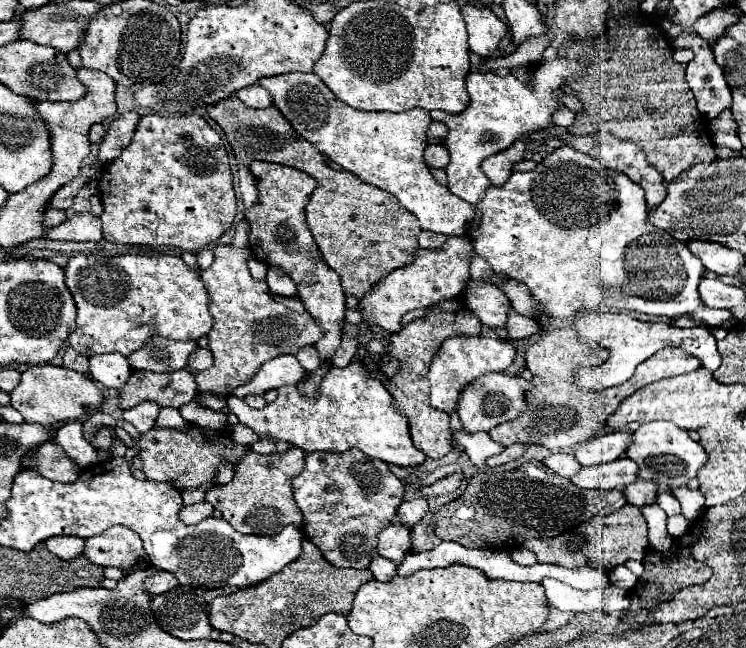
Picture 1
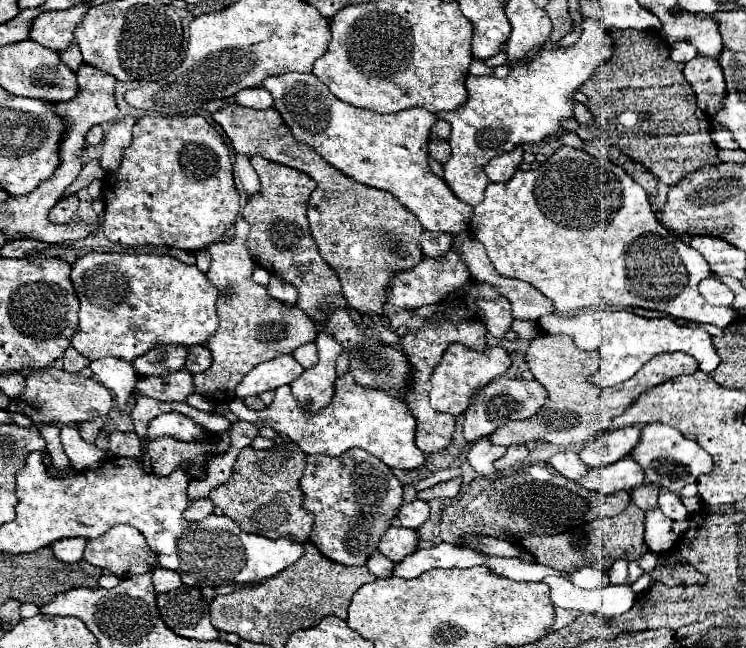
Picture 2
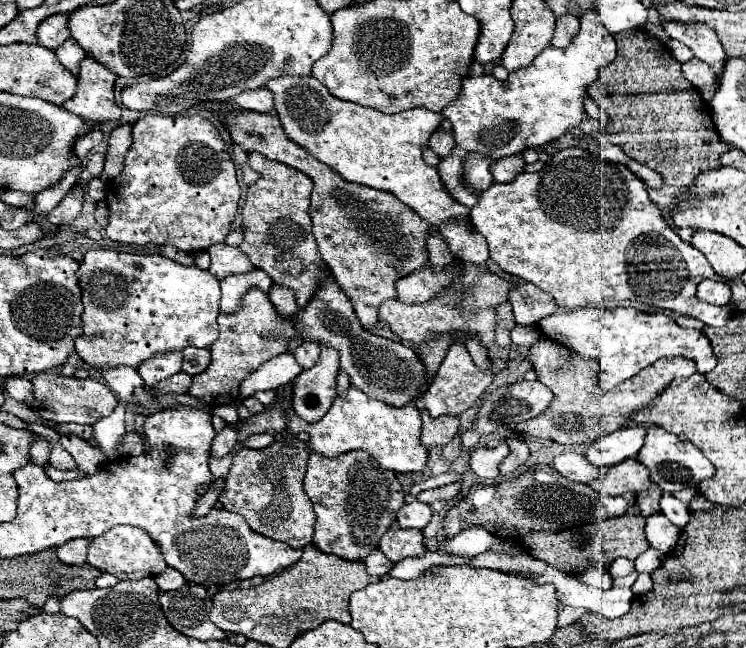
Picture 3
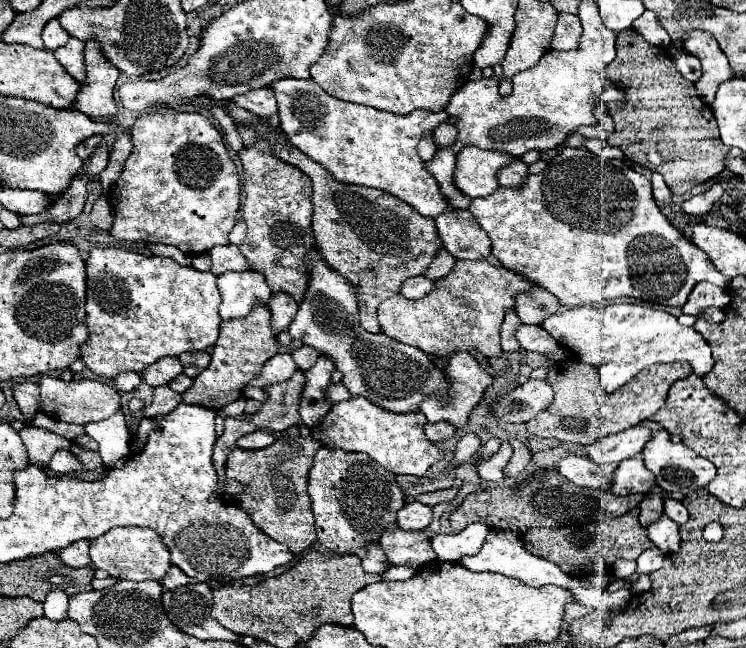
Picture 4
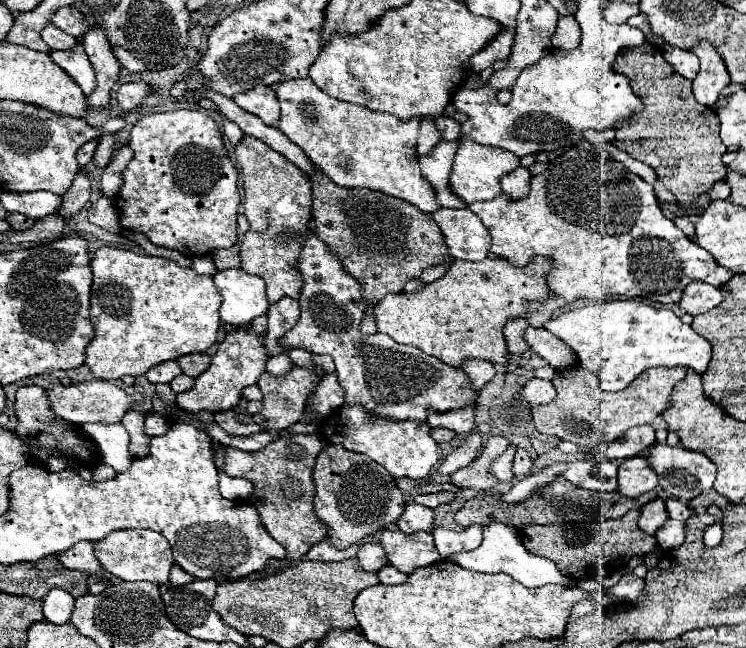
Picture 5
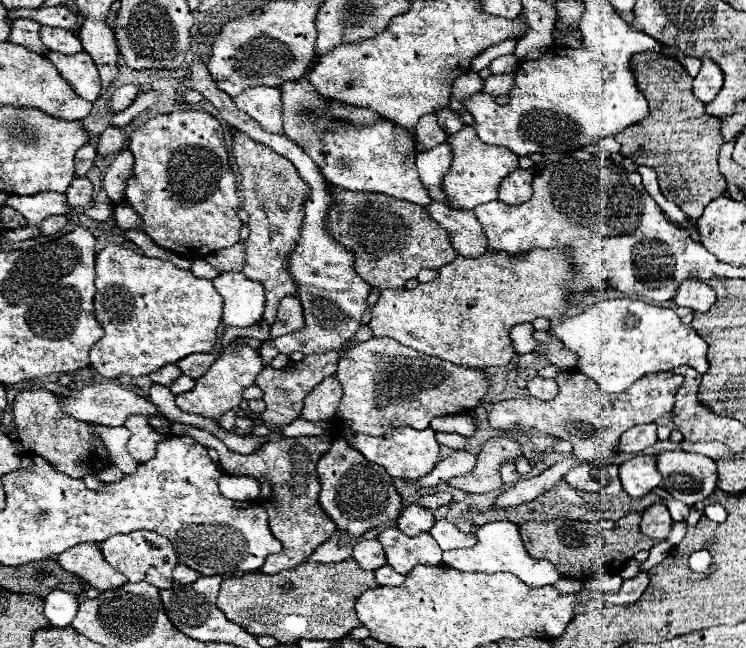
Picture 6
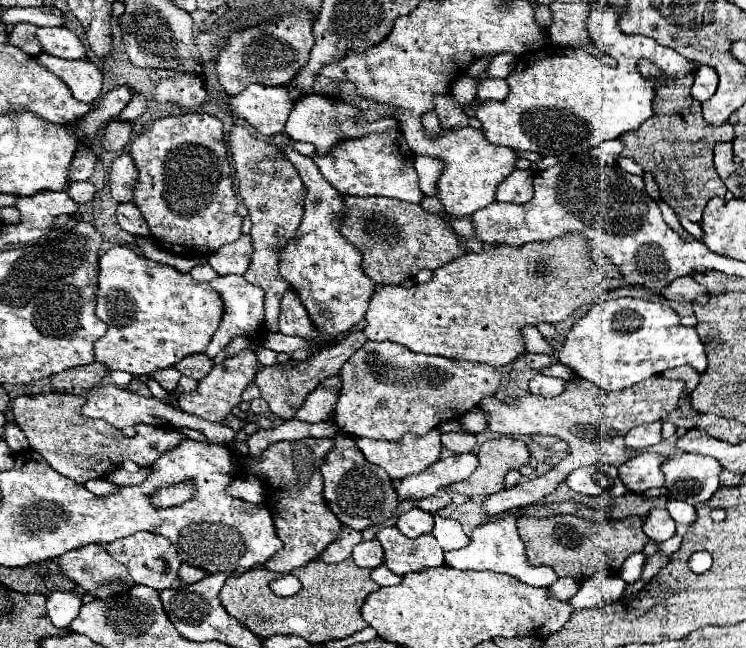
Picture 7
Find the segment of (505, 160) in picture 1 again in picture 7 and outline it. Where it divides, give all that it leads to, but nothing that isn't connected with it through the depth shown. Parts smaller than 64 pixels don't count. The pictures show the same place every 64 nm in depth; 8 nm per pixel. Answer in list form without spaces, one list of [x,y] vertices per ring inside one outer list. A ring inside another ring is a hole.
[[[514,170],[506,180],[502,180],[498,184],[496,200],[498,202],[514,202],[514,204],[530,202],[534,196],[532,180],[534,180],[534,174],[530,170]]]

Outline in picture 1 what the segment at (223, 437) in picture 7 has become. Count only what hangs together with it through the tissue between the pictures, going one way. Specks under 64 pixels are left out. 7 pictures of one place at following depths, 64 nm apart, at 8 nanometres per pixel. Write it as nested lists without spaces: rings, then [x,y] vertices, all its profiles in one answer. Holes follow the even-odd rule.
[[[44,364],[44,366],[32,366],[26,372],[22,372],[22,380],[18,388],[10,394],[12,406],[24,416],[26,422],[38,422],[42,426],[52,426],[56,422],[74,422],[80,420],[86,412],[100,412],[104,404],[104,392],[100,386],[74,370],[68,370],[64,366]]]

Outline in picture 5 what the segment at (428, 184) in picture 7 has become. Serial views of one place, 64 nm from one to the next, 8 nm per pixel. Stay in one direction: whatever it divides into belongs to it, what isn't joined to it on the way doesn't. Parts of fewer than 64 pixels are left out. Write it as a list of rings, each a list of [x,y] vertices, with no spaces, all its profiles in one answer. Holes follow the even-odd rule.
[[[440,142],[438,146],[432,148],[432,152],[418,158],[422,176],[434,188],[438,204],[446,206],[446,208],[462,208],[462,206],[466,206],[462,200],[452,196],[452,192],[448,192],[448,176],[450,176],[452,156],[456,152],[456,146],[458,146],[458,142],[452,142],[452,144]]]

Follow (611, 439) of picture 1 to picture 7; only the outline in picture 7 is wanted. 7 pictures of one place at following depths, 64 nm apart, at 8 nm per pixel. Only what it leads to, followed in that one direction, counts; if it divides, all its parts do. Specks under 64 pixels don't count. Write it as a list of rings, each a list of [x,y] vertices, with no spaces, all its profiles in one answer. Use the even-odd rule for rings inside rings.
[[[662,422],[636,426],[626,434],[626,442],[636,450],[644,450],[652,444],[658,444],[660,440],[662,440]]]

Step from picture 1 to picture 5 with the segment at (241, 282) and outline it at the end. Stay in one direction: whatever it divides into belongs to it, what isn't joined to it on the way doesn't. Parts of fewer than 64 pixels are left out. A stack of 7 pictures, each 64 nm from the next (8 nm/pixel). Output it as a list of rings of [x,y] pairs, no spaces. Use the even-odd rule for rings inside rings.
[[[238,244],[232,246],[230,250],[216,250],[212,256],[214,256],[214,264],[216,264],[218,270],[240,268],[240,252],[238,252]],[[248,326],[238,328],[236,332],[230,332],[224,336],[224,340],[218,344],[216,354],[212,356],[210,368],[196,378],[196,384],[192,390],[178,394],[176,404],[178,408],[198,414],[198,412],[216,412],[216,410],[230,410],[238,406],[242,398],[242,390],[250,384],[256,384],[260,374],[266,368],[268,354],[262,344],[262,336],[254,336],[248,332]]]

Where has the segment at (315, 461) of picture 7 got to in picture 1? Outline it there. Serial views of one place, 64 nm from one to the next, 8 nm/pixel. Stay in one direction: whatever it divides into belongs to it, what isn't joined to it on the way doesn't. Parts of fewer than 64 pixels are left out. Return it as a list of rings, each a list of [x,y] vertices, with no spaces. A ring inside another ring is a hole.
[[[290,446],[286,452],[258,454],[248,450],[242,460],[236,464],[236,474],[230,484],[214,486],[206,492],[206,500],[222,512],[222,518],[234,524],[242,534],[278,534],[284,526],[292,524],[298,530],[304,528],[304,516],[294,500],[292,480],[304,468],[304,452],[296,446]]]

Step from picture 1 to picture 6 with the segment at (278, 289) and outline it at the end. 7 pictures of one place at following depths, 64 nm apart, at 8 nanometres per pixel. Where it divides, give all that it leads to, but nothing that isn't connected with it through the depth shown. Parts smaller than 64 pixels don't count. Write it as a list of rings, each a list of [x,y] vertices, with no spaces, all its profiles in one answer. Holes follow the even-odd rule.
[[[284,296],[280,300],[280,308],[274,324],[300,324],[300,328],[304,328],[304,312],[296,296]]]

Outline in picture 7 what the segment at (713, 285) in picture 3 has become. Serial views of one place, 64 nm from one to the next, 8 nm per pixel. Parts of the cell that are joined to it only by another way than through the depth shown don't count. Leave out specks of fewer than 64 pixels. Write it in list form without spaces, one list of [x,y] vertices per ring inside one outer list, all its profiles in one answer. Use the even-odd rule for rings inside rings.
[[[692,276],[676,278],[666,288],[662,288],[662,296],[678,302],[698,302],[698,304],[708,302],[708,292],[700,284],[696,284]]]

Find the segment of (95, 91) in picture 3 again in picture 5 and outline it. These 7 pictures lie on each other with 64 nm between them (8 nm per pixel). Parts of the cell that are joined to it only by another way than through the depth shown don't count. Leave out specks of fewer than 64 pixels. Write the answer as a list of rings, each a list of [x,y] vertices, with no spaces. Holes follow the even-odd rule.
[[[92,26],[84,36],[82,36],[82,46],[90,58],[90,64],[94,66],[96,72],[96,92],[88,96],[90,108],[104,108],[110,102],[110,90],[118,80],[120,74],[120,64],[114,56],[114,50],[100,26]]]

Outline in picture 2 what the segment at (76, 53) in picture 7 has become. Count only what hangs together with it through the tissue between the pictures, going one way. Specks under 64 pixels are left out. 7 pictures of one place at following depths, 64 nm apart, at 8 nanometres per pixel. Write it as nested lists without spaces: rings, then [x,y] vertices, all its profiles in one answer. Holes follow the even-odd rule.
[[[76,6],[60,12],[44,12],[32,24],[30,38],[50,50],[64,50],[74,40],[74,28],[80,24],[88,6]]]

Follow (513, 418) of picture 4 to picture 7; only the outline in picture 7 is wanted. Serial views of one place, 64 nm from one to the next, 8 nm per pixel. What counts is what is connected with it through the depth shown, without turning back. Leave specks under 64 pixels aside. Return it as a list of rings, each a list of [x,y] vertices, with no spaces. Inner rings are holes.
[[[540,372],[530,380],[530,392],[538,394],[538,396],[544,396],[544,398],[552,398],[552,396],[562,394],[564,386],[566,384],[564,384],[562,378],[546,376],[546,374],[540,374]]]

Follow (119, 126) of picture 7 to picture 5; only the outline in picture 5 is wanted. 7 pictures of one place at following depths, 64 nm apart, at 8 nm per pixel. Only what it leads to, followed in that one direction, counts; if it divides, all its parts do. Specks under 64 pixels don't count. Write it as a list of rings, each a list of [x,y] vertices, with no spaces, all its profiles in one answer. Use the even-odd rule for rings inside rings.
[[[102,134],[100,136],[100,140],[98,140],[98,148],[96,148],[96,154],[94,154],[94,162],[100,166],[100,168],[104,168],[108,162],[110,162],[110,158],[112,158],[112,154],[114,154],[114,148],[116,148],[116,136],[114,134]]]

